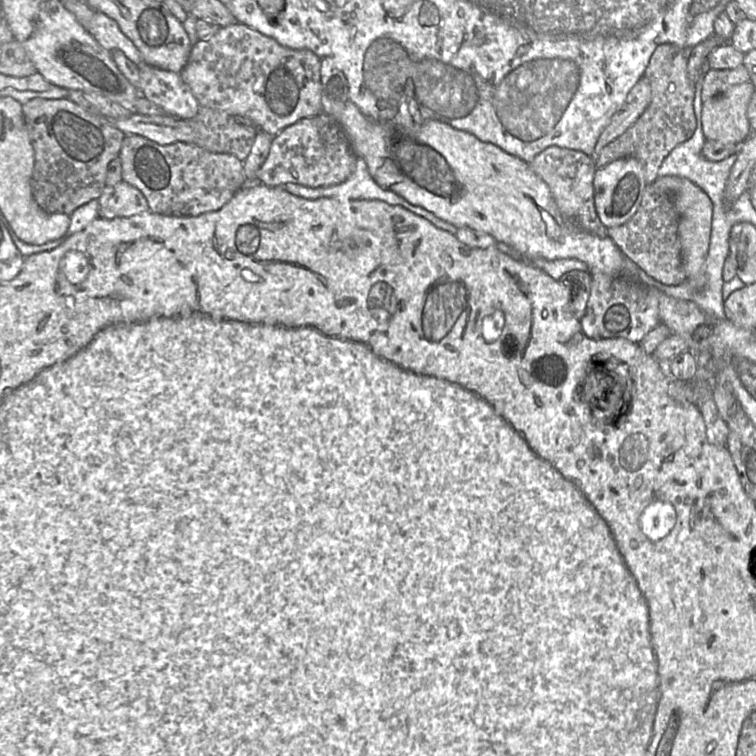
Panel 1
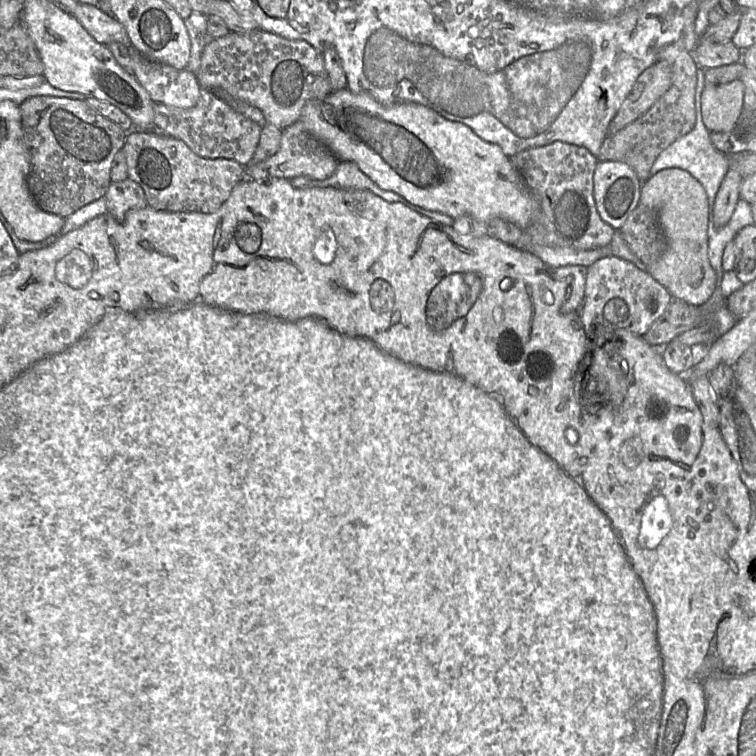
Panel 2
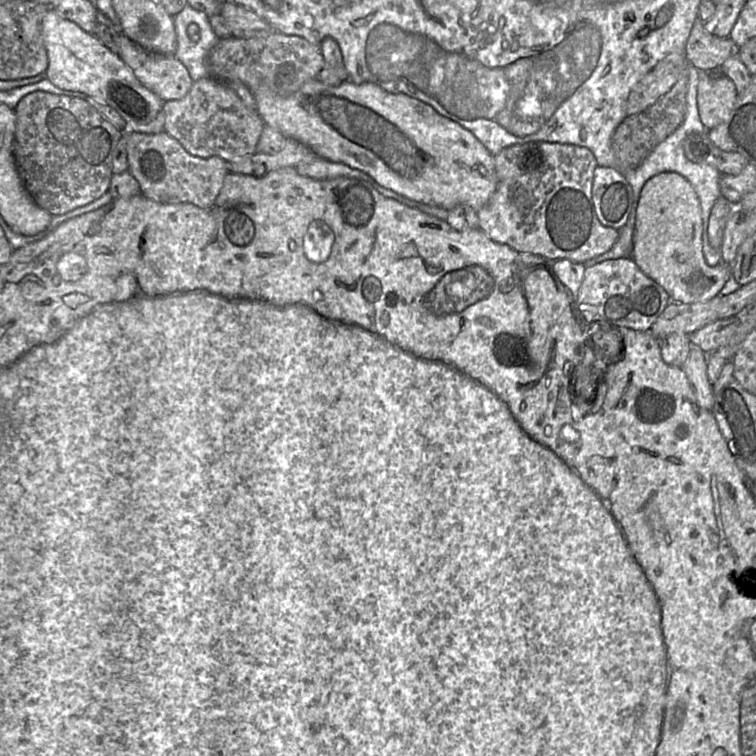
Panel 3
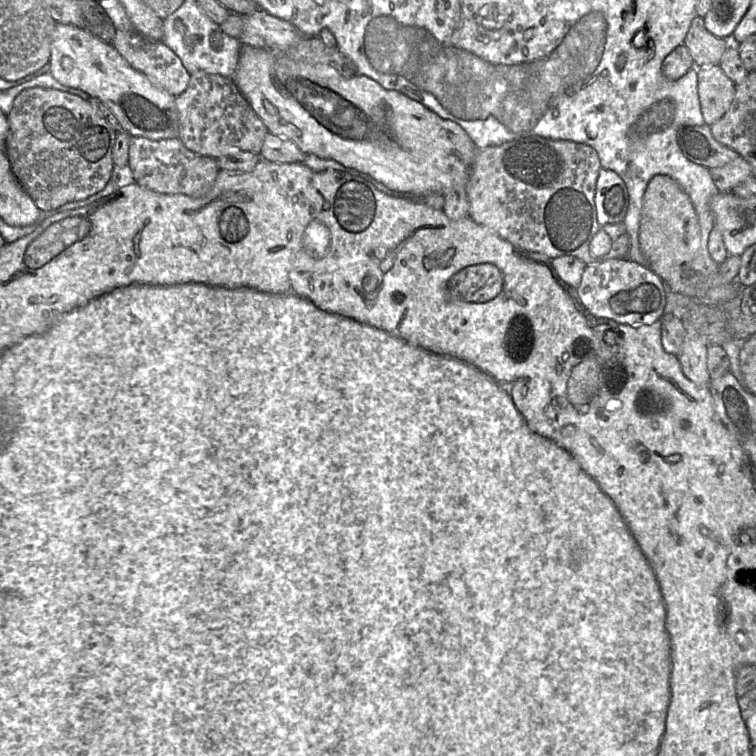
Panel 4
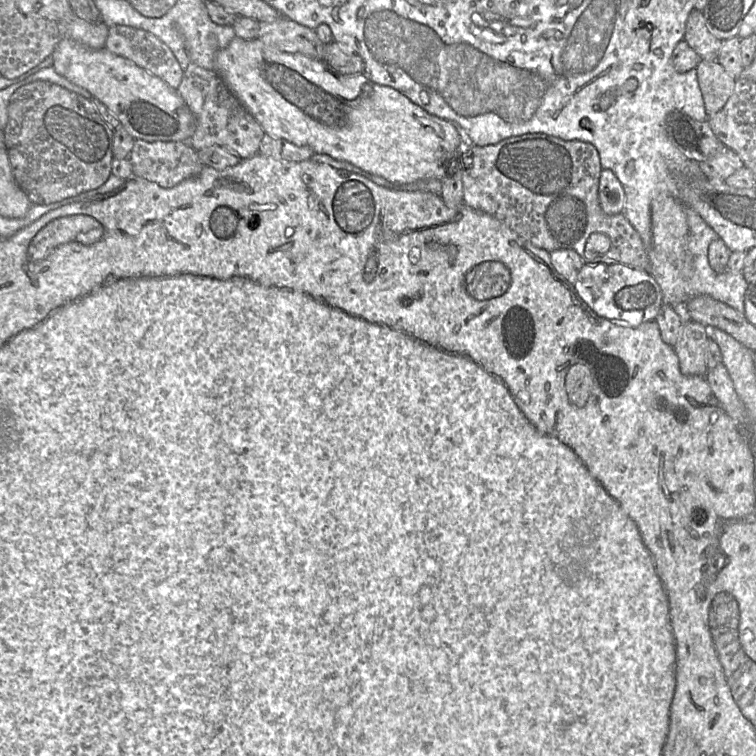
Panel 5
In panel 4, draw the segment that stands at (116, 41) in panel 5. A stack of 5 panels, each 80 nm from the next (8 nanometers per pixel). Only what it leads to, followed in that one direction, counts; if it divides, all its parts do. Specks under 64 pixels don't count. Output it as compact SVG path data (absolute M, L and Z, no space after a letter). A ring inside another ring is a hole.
M133 29L117 30L111 45L131 67L147 76L155 85L172 96L179 96L188 87L191 74L185 69L180 58L163 42L153 41Z

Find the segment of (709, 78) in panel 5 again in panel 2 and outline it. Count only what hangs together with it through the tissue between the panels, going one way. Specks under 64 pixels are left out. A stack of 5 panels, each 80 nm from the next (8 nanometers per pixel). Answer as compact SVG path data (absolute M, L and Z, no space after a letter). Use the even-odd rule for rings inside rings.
M734 80L720 85L705 84L701 95L702 121L710 133L730 130L744 105L744 84Z

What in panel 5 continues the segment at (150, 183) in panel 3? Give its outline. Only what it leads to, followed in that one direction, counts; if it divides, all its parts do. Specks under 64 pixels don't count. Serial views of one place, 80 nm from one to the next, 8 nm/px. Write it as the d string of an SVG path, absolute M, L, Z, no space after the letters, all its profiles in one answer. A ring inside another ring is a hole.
M135 140L129 156L132 176L158 184L162 188L173 188L182 181L197 176L204 164L197 151L188 142L147 142Z

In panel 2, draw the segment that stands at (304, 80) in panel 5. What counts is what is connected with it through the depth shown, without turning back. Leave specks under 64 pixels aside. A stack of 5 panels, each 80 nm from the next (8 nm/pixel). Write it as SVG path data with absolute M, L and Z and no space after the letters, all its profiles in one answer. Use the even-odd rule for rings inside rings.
M345 88L343 90L333 91L323 99L309 101L303 108L298 121L304 125L305 129L312 136L327 146L339 161L351 161L356 163L359 169L381 189L393 191L405 198L408 202L425 210L440 212L452 218L467 215L485 224L493 218L500 218L520 228L529 227L537 219L539 213L538 202L522 176L512 164L510 157L508 157L497 144L484 141L466 125L450 121L428 107L416 103L382 105L372 95L366 92L353 93L348 88Z

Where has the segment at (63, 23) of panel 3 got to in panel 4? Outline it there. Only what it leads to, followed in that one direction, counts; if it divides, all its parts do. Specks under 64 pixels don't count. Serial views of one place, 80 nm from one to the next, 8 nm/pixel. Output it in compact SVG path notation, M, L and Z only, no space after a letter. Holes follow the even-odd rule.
M57 23L51 43L49 73L62 85L80 89L105 103L132 137L178 138L175 97L135 70L111 45L85 28Z

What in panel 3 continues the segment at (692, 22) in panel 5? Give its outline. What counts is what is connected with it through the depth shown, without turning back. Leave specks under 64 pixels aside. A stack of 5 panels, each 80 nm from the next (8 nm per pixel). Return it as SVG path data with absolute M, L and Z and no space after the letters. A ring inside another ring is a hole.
M700 18L695 21L684 52L689 65L700 71L717 70L734 53L736 47L729 37L712 35L706 30L705 22Z

